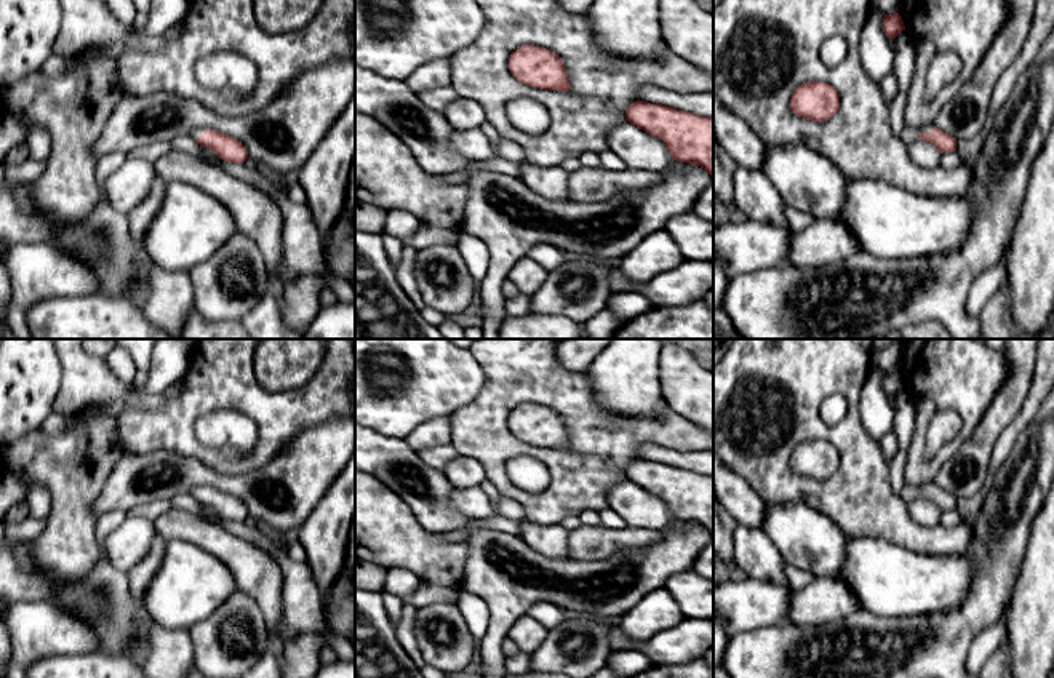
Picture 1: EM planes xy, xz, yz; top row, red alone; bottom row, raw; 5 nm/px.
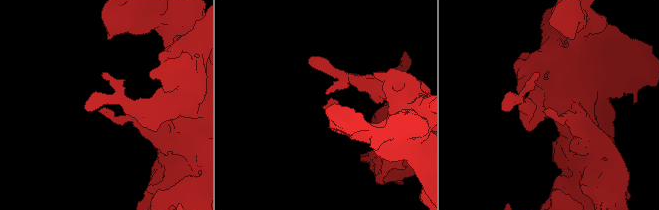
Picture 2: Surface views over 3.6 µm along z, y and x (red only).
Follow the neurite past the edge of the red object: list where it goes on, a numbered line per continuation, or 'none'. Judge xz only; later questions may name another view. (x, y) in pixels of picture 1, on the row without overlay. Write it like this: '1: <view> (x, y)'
none

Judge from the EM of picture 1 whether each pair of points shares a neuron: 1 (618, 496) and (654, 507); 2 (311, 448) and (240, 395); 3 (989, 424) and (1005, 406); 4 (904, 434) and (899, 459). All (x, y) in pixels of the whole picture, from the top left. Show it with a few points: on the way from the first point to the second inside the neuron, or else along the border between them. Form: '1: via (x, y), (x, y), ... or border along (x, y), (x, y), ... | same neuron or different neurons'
1: via (627, 499), (637, 507), (645, 507) | same neuron
2: border along (328, 419), (303, 427), (269, 462) | different neurons
3: via (994, 419), (1002, 411) | same neuron
4: via (902, 440), (901, 453) | same neuron

